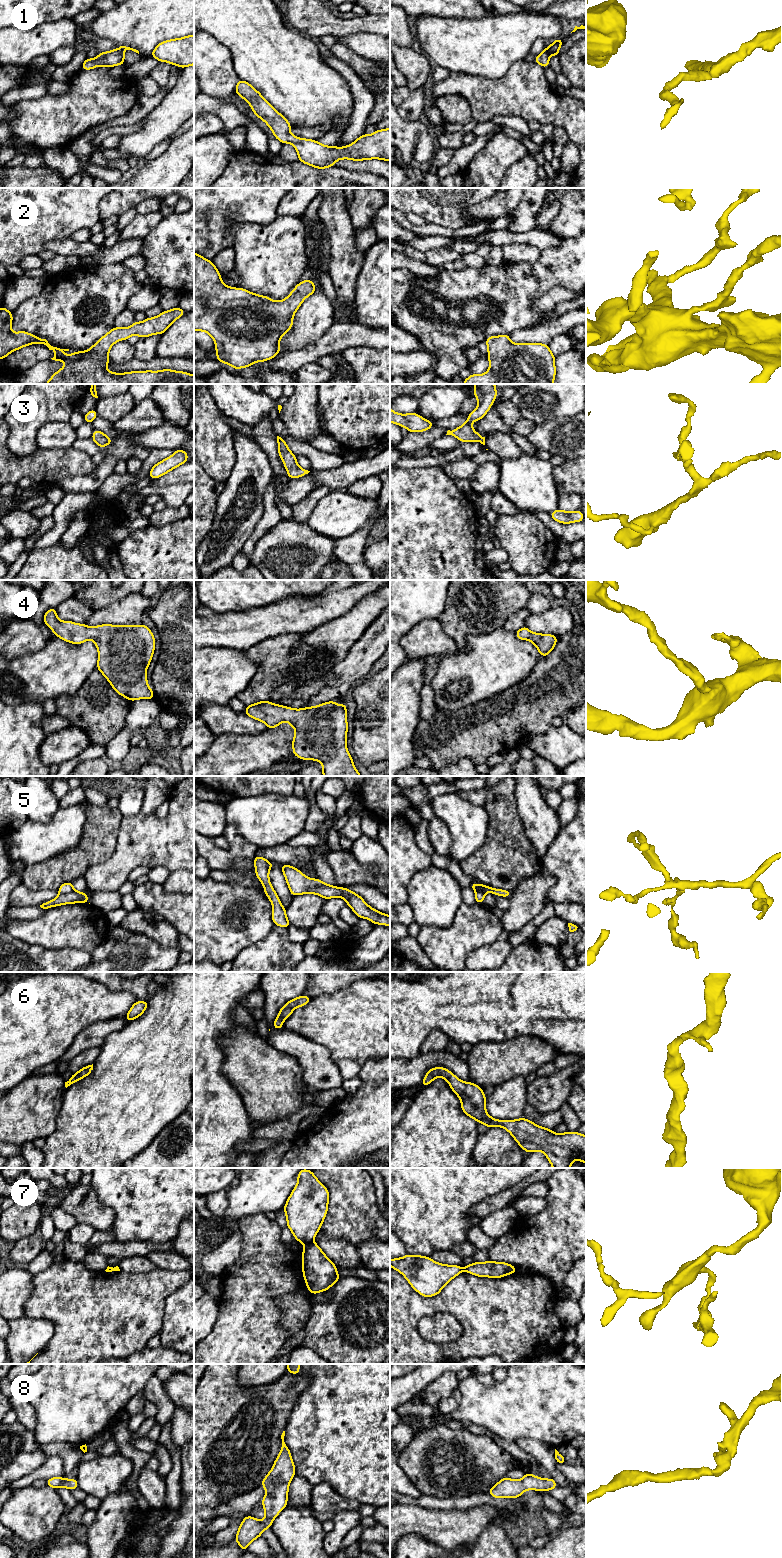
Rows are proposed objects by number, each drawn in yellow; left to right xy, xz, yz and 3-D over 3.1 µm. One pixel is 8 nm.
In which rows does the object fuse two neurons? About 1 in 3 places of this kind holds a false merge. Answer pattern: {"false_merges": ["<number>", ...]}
{"false_merges": ["5", "7"]}

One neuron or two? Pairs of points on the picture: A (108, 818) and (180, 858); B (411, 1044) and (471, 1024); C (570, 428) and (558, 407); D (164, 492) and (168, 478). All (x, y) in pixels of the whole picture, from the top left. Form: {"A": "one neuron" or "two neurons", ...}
{"A": "two neurons", "B": "one neuron", "C": "two neurons", "D": "two neurons"}

